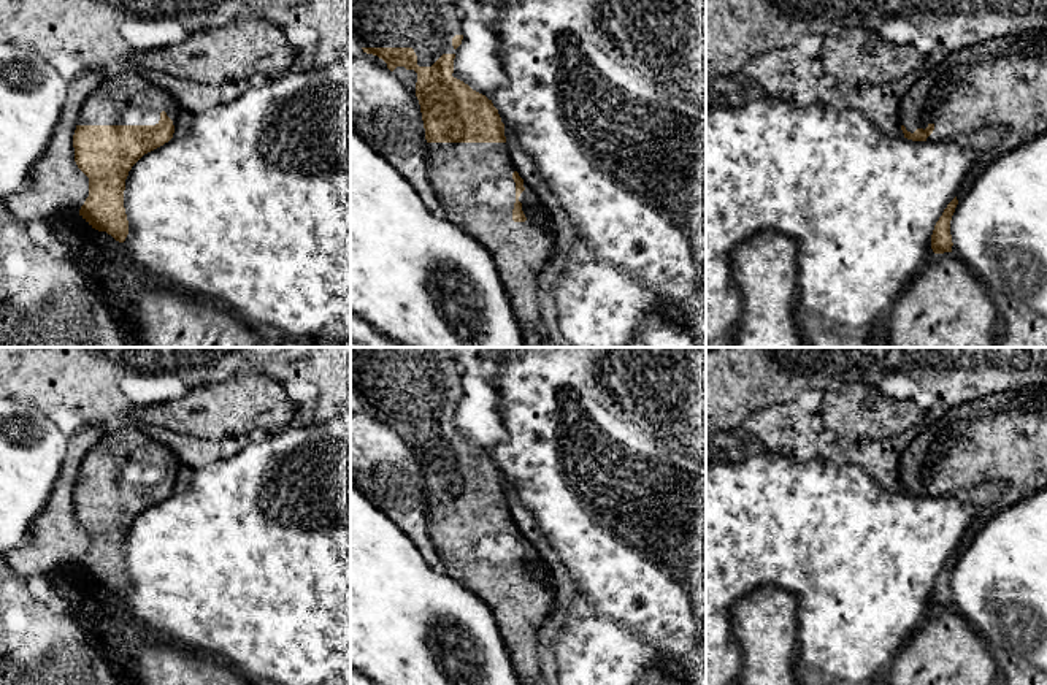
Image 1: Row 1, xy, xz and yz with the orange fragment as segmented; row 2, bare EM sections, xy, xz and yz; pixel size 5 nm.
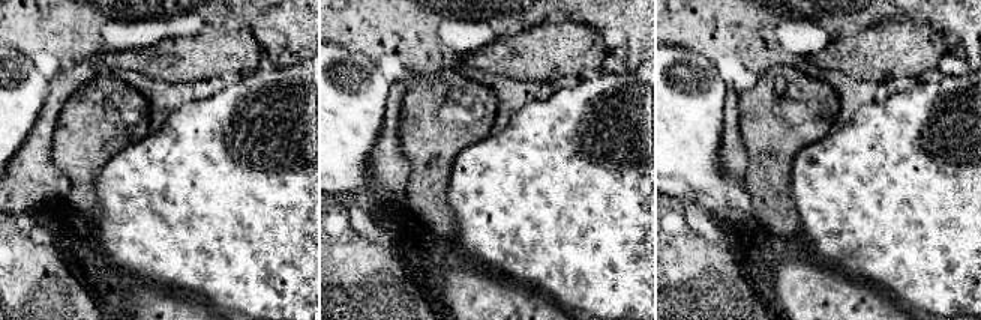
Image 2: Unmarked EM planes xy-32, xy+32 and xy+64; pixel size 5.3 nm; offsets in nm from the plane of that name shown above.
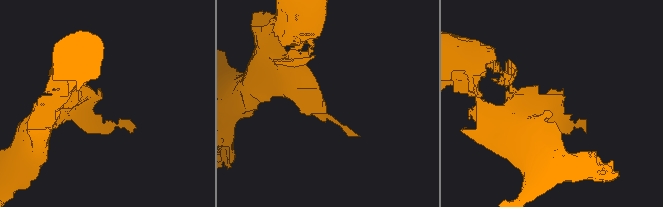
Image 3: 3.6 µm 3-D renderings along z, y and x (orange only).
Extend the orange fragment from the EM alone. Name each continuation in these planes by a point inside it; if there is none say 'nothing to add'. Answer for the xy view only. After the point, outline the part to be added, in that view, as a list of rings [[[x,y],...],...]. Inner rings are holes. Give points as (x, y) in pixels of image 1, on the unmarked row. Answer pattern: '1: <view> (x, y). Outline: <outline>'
1: xy (124, 454). Outline: [[[136,425],[106,431],[84,455],[78,480],[155,480],[165,466],[176,482],[176,453]]]

